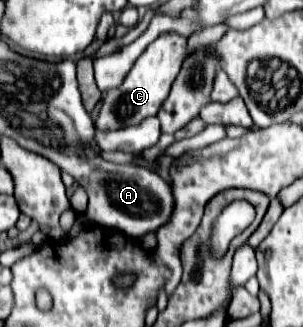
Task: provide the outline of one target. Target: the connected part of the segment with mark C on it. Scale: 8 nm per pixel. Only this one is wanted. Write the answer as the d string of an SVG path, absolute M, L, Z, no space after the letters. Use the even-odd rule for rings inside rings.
M163 33L161 37L157 37L141 53L141 57L135 61L135 65L131 67L131 71L127 73L123 83L109 89L109 91L105 91L101 111L99 111L97 119L95 119L97 131L103 131L103 133L117 131L121 127L131 127L135 123L141 123L145 117L157 115L163 101L169 95L171 83L175 81L185 55L187 55L187 39L183 35ZM121 117L123 117L123 123L121 123Z

